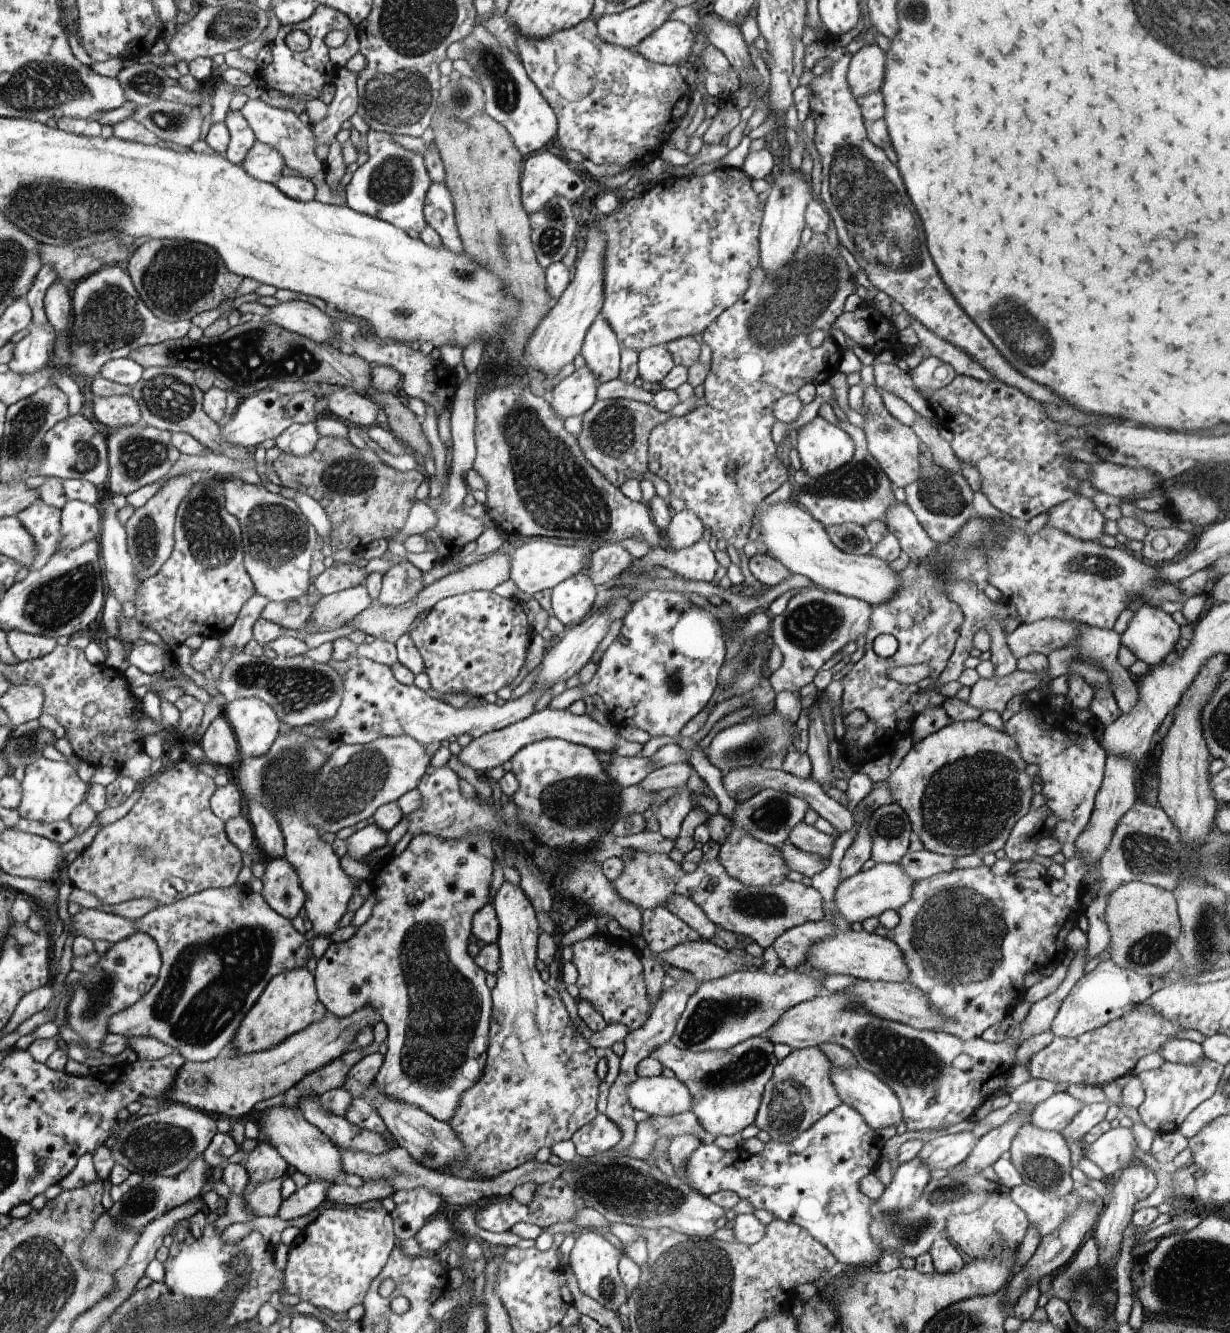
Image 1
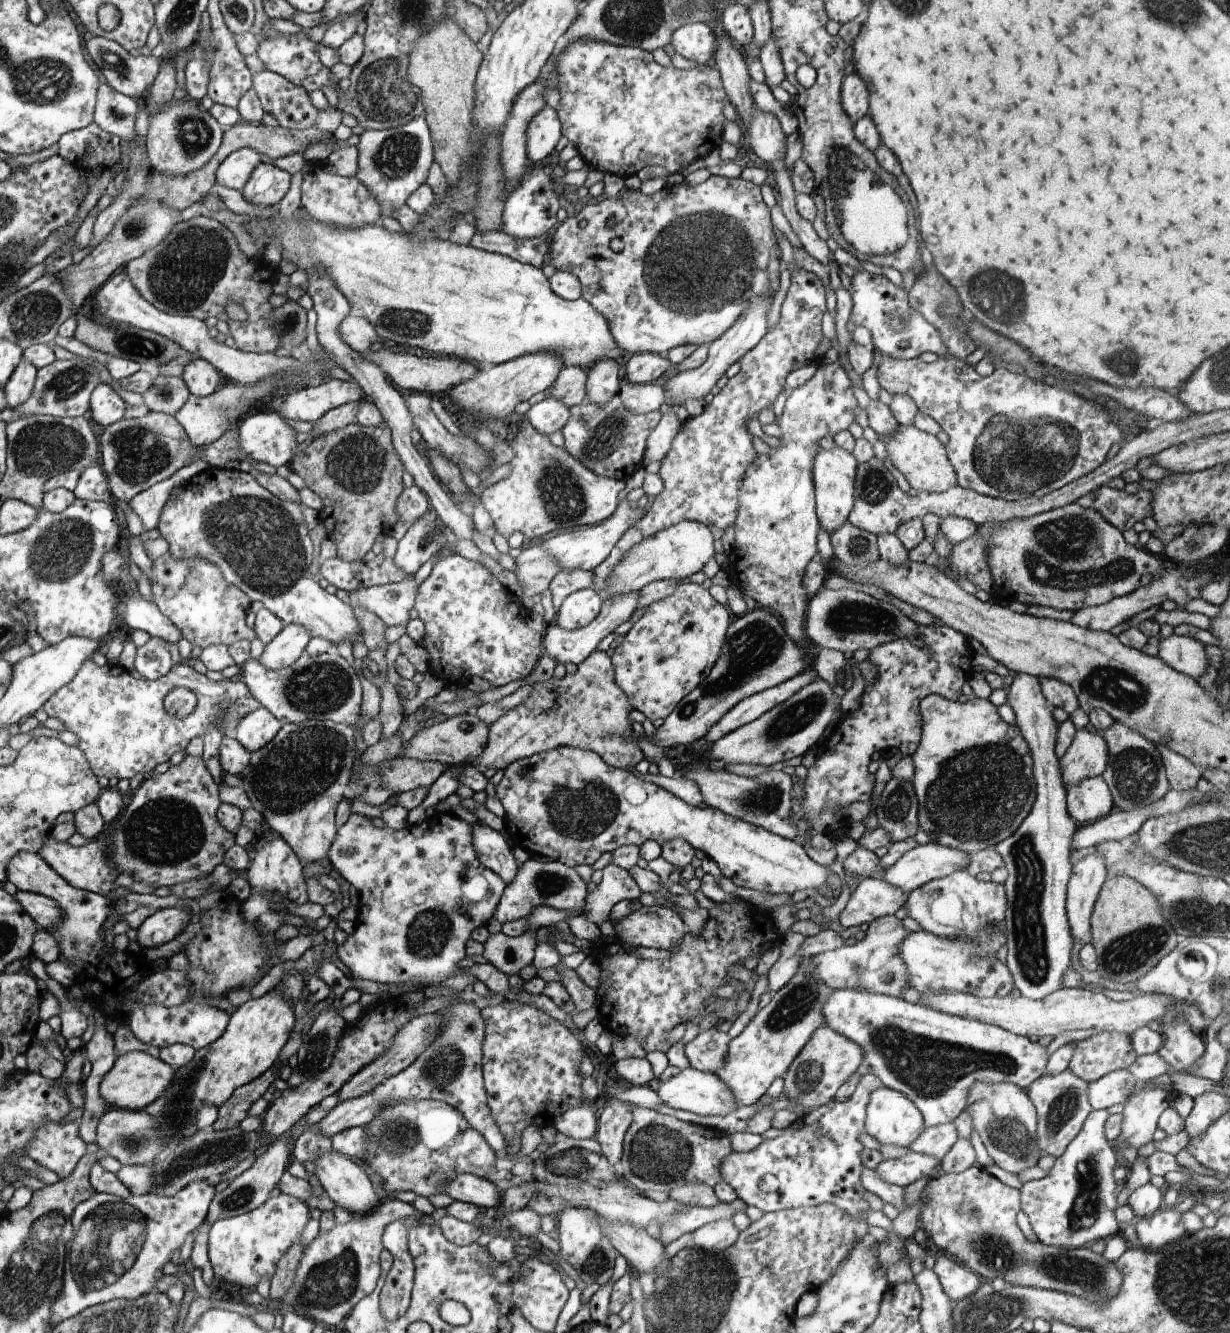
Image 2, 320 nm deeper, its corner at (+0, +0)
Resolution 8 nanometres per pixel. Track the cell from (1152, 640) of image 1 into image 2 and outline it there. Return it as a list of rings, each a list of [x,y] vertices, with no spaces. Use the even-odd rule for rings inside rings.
[[[1168,636],[1159,638],[1158,658],[1168,667],[1192,679],[1206,673],[1208,659],[1204,645],[1188,636]]]

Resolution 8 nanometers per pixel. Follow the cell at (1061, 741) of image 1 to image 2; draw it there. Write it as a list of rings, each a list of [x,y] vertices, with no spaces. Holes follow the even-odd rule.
[[[1101,775],[1065,786],[1068,815],[1076,824],[1087,825],[1115,809],[1110,788]]]

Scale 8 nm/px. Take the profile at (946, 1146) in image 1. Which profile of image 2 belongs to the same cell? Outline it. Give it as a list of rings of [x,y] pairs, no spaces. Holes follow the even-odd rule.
[[[908,1151],[902,1158],[878,1164],[875,1172],[882,1176],[884,1182],[904,1187],[914,1183],[918,1178],[932,1179],[934,1177],[932,1171],[940,1161],[934,1156]]]

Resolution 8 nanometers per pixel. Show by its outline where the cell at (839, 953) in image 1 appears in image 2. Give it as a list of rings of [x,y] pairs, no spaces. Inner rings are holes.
[[[912,932],[908,934],[898,950],[908,972],[908,987],[918,992],[954,990],[966,992],[978,997],[1008,997],[1015,983],[1012,974],[1004,962],[998,958],[978,958],[976,946],[964,940],[948,940],[934,936],[930,932]]]

